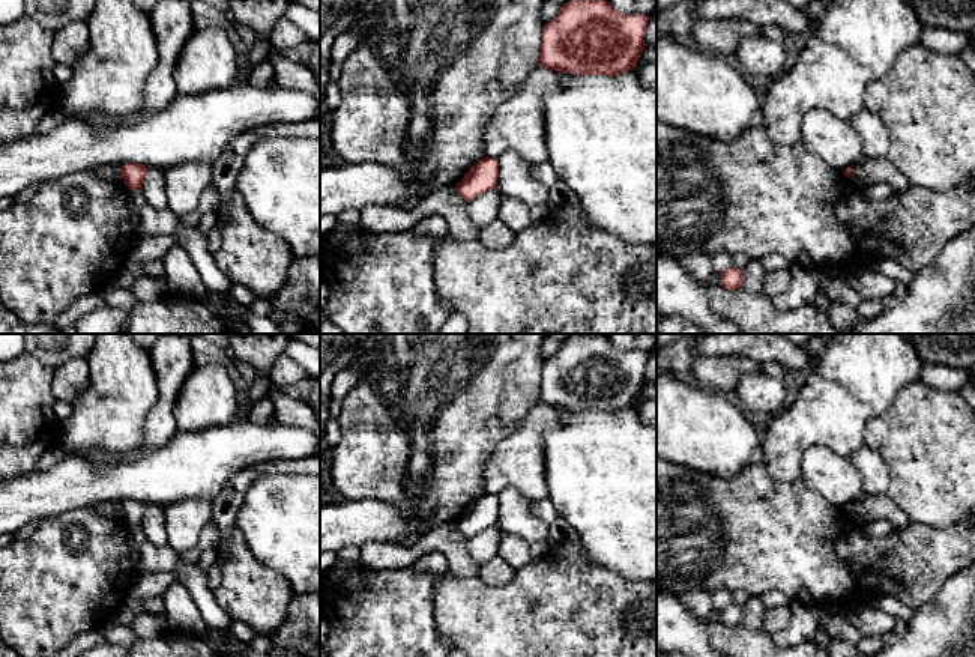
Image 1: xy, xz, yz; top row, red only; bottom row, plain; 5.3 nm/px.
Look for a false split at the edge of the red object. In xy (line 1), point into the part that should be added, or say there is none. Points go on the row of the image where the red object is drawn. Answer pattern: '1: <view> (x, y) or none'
1: none

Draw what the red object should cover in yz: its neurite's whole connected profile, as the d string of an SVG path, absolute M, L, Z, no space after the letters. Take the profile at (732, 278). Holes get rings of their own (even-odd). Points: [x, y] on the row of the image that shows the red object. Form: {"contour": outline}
{"contour": "M735 266L721 274L721 286L729 290L736 290L742 286L742 269Z"}

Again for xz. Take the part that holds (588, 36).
{"contour": "M569 0L545 23L539 66L575 75L622 75L635 69L649 17L626 15L607 0Z"}

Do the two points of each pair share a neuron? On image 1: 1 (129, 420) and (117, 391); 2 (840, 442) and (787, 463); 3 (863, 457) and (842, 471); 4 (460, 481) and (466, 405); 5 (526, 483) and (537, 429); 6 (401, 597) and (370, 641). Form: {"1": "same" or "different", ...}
{"1": "same", "2": "same", "3": "different", "4": "same", "5": "same", "6": "same"}

